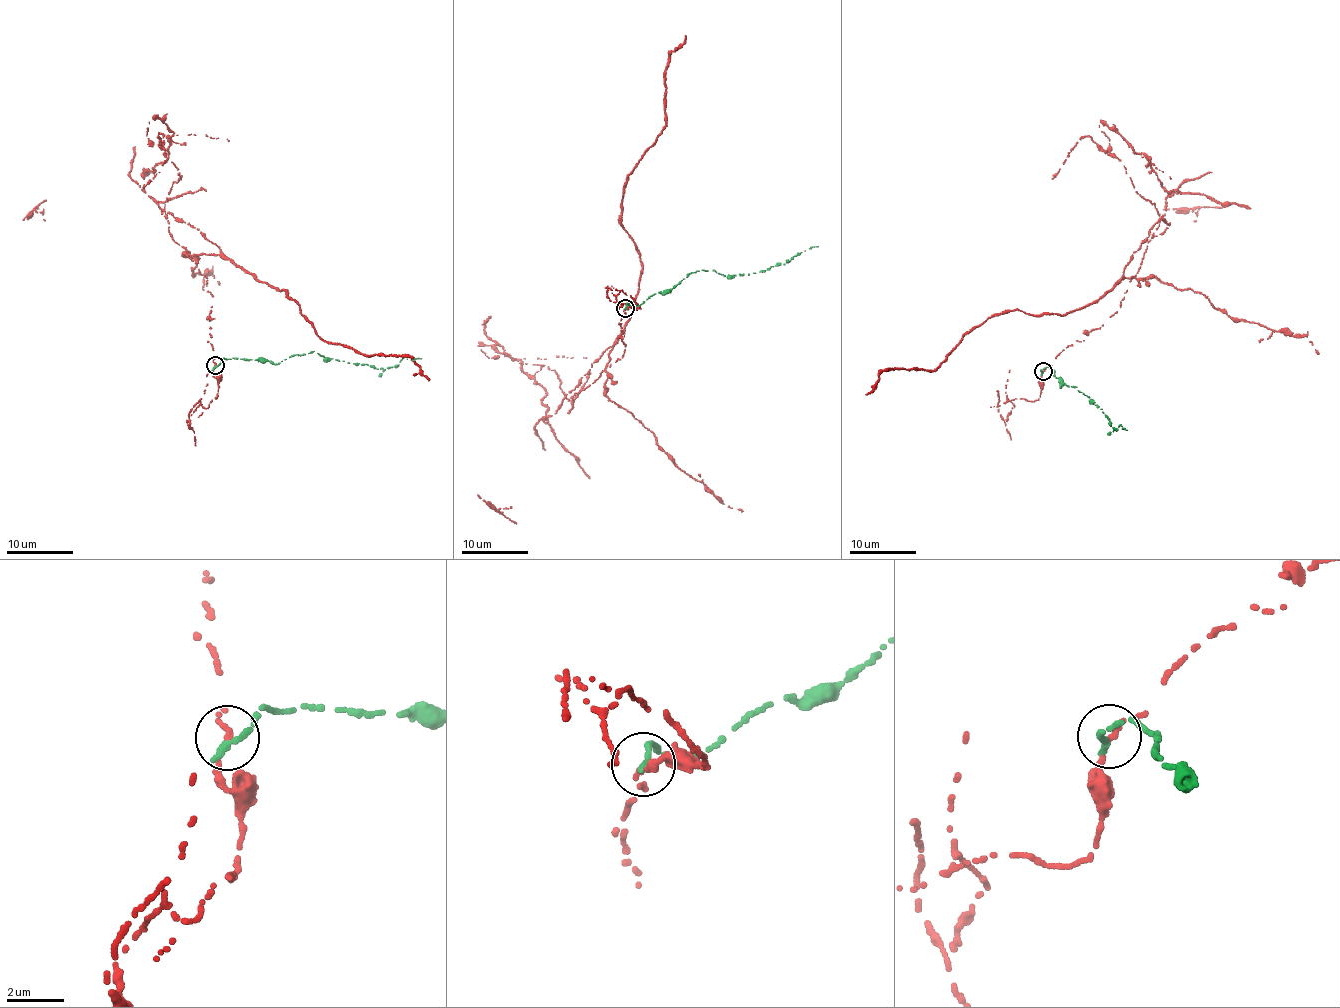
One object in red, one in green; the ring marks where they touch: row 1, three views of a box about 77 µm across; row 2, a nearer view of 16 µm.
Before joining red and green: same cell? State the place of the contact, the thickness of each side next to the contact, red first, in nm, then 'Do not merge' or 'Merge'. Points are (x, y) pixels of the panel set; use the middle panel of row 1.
Place: (625, 308). Thickness 240 nm (red) against 300 nm. Do not merge

